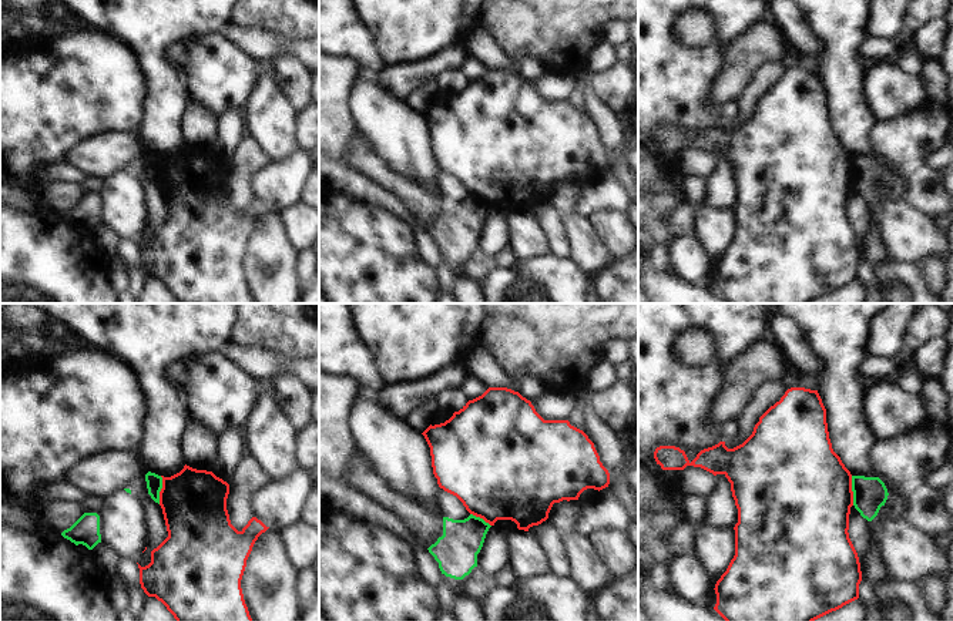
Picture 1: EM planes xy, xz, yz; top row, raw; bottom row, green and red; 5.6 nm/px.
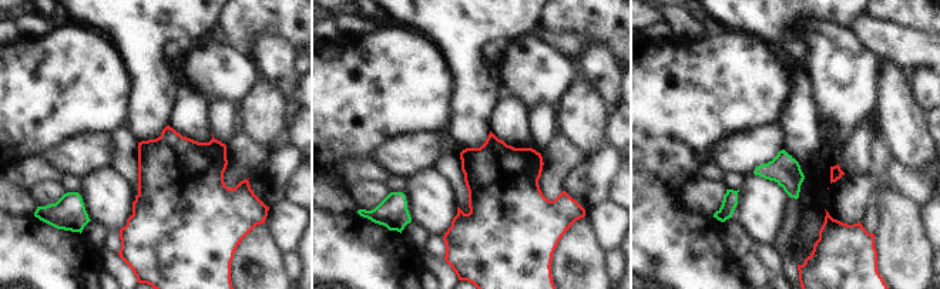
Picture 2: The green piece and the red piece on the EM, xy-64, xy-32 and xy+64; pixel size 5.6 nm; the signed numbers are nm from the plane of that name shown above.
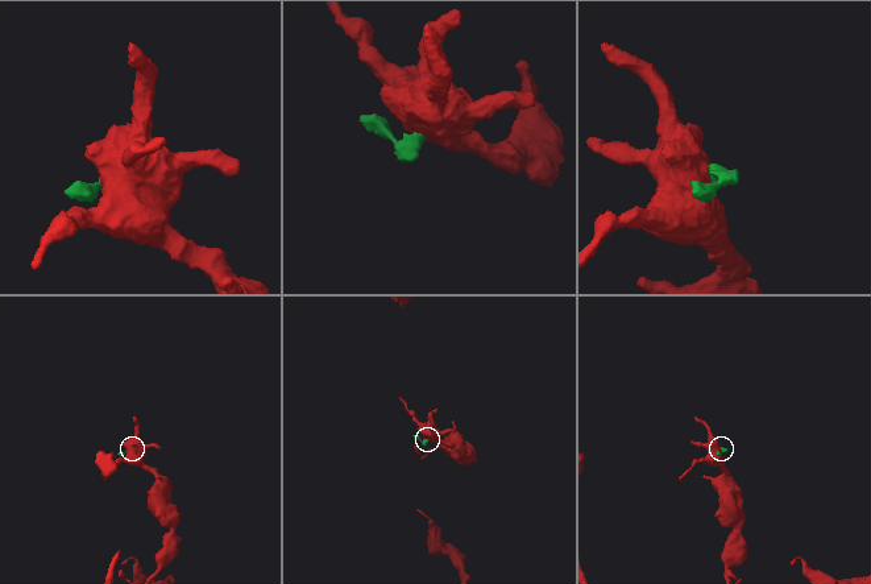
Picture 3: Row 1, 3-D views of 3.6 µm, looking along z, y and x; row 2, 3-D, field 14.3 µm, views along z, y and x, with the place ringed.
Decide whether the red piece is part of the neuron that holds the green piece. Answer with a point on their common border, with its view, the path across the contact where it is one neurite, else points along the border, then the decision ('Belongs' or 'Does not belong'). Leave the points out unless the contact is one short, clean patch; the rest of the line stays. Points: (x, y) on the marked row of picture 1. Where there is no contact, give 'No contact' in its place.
Touches green at yz (852, 490). Boundary: yz (851, 476), (853, 504). Does not belong

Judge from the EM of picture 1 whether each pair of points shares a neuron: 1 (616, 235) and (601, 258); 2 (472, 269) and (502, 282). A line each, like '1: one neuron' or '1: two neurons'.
1: two neurons
2: two neurons

